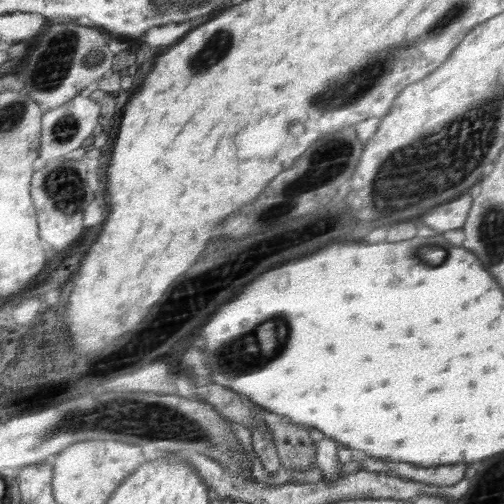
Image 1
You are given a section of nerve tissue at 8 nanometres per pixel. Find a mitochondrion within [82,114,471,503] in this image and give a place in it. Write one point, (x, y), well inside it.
(328, 162)

